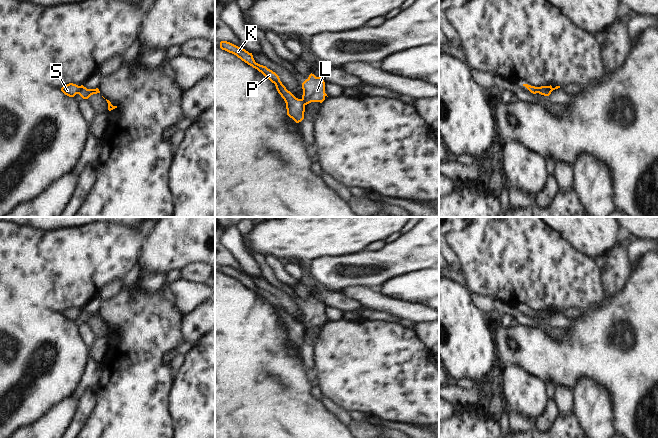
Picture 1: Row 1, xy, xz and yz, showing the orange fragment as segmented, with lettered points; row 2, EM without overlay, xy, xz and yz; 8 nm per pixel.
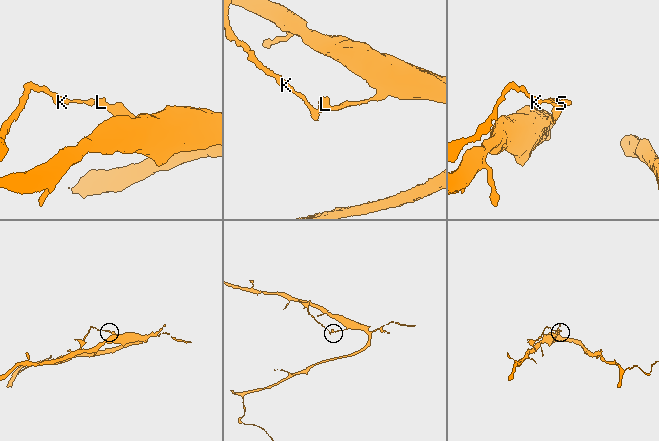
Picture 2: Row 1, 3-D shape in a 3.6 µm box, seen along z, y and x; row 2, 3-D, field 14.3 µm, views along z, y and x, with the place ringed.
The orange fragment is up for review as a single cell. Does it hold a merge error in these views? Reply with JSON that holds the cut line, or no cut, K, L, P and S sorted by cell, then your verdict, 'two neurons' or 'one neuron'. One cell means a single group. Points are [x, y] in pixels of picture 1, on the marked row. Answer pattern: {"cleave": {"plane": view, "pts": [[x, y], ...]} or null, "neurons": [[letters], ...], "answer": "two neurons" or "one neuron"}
{"cleave": {"plane": "xy", "pts": [[80, 86], [77, 93]]}, "neurons": [["K", "P", "S"], ["L"]], "answer": "two neurons"}

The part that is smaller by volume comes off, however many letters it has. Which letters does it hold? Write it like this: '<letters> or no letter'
K, P, S

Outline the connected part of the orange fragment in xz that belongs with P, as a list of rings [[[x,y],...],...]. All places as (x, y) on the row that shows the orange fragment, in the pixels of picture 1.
[[[221,41],[220,48],[236,55],[242,61],[257,69],[272,83],[274,83],[278,93],[281,95],[286,103],[287,115],[290,118],[292,118],[296,123],[299,123],[304,119],[305,104],[303,100],[296,98],[290,91],[288,91],[275,72],[268,69],[266,66],[256,63],[252,53],[249,53],[245,49],[238,47],[230,42]]]

